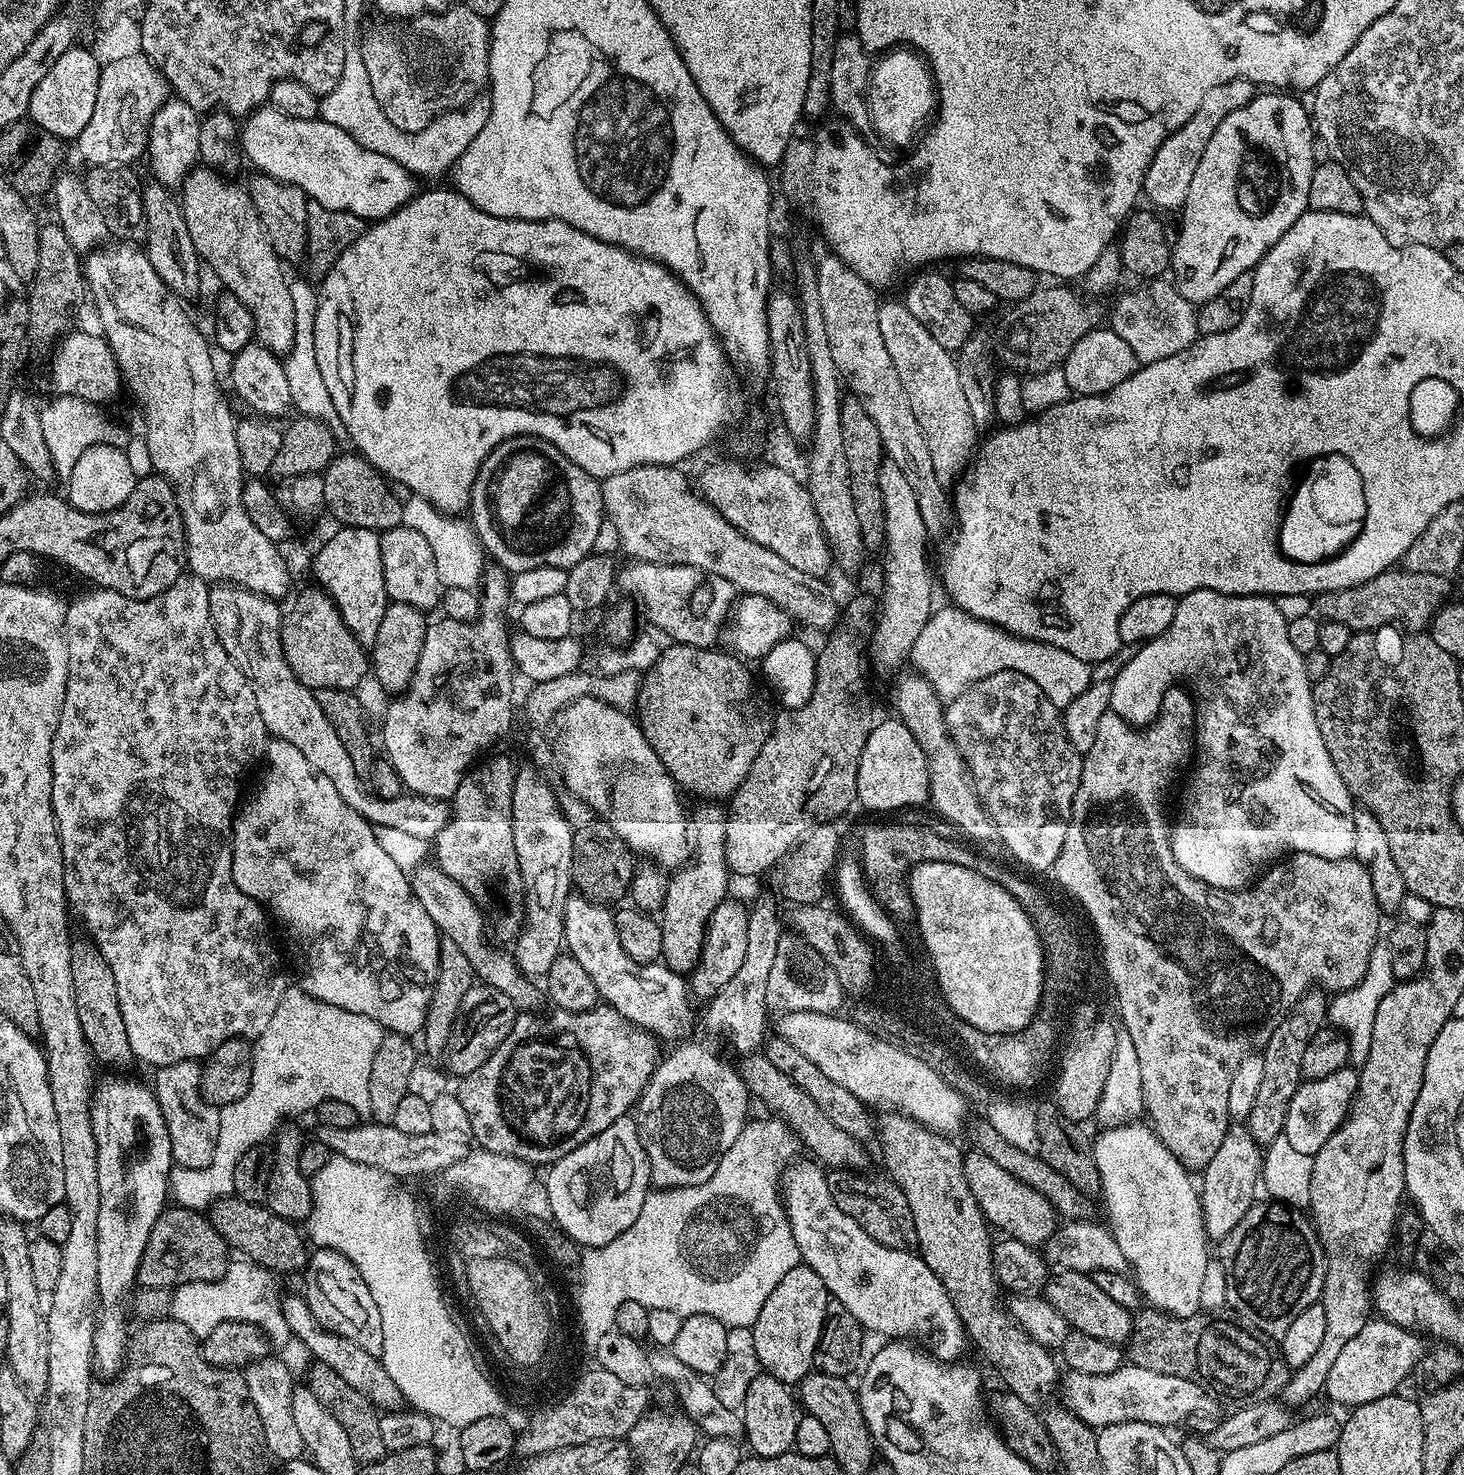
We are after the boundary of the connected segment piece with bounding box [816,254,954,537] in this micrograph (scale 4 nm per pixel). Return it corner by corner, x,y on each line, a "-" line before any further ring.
831,254
819,258
816,272
819,301
822,302
823,321
826,322
834,365
847,387
848,384
852,387
849,388
851,395
857,396
862,406
866,406
866,414
874,418
874,424
882,434
887,459
893,460
902,474
906,474
906,482
914,486
926,530
933,537
940,536
947,528
949,531
954,508
949,493
948,496
944,493
945,485
934,474
928,443
918,426
918,418
914,418
914,410
910,410
906,390
902,390
898,370
894,370
894,358
890,358
890,350
886,350
886,342
882,342
882,326
878,326
881,301
876,300
877,289
854,274
846,262

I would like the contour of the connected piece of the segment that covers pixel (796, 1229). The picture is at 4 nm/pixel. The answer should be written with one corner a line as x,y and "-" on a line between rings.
811,1159
801,1164
792,1162
782,1173
782,1199
784,1209
790,1222
790,1230
794,1234
794,1242
798,1242
798,1250
803,1263
808,1264
822,1278
828,1288
829,1297
836,1300
841,1309
854,1318
869,1333
877,1332
884,1338
912,1338
908,1336
929,1336
932,1339
931,1351
935,1359
941,1362
956,1362
961,1359
964,1347
969,1347
970,1341
964,1331
964,1323
954,1308
954,1302
942,1286
938,1274
926,1266
924,1259
915,1251
907,1248
887,1248
882,1242
874,1242
850,1214
842,1214
838,1210
838,1202
834,1202
832,1191
828,1185
828,1172
819,1163

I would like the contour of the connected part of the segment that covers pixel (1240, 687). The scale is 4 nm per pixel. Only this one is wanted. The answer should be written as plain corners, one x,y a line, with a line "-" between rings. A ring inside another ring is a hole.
1194,590
1193,592
1187,592
1185,596
1179,597
1176,601
1176,609
1174,610
1174,622
1170,622
1170,626
1166,626
1166,630
1158,638
1149,640
1148,643
1140,645
1138,654
1135,654
1134,658
1130,659
1130,662
1126,663
1126,666
1122,667
1122,672
1117,677
1113,678
1112,693
1110,694
1109,709
1116,712
1127,724
1133,726
1147,726
1156,719
1157,714
1160,712
1160,703
1164,701
1164,696
1168,693
1170,688
1177,686
1187,686
1195,701
1196,701
1196,743
1194,745
1194,765
1196,769
1192,772
1192,788
1188,788
1184,792
1184,801
1180,804
1180,817
1175,817
1174,823
1170,828
1170,839
1172,841
1172,853
1174,858
1178,862
1178,866
1182,866
1182,870
1186,870
1186,874
1190,874
1196,880
1201,880
1203,884
1208,885
1209,888
1222,888
1225,892
1235,892
1237,890
1243,890
1253,883
1261,875
1262,869
1265,866
1271,865
1273,862
1279,861
1285,854
1295,854
1297,852
1305,852
1306,854
1318,854
1322,858
1330,858
1331,860
1343,860
1352,856
1354,850
1354,814
1356,808
1354,807
1354,801
1348,792
1348,787
1342,782
1342,778
1338,774
1338,770
1334,766
1334,762
1330,758
1330,754
1326,750
1326,742
1322,742
1322,734
1318,730
1318,722
1314,718
1314,702
1312,701
1312,683
1306,678
1306,666
1304,665
1304,656
1298,654
1298,650
1294,650
1293,644
1290,642
1290,638
1286,635
1288,629
1288,621
1286,618
1282,618
1282,614
1278,610
1275,599
1267,596
1227,596
1221,592
1215,592
1214,590
-
1266,806
1280,806
1280,846
1268,850
1266,848

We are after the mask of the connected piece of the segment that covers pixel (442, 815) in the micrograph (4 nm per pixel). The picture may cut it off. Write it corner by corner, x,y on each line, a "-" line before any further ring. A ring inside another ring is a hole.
223,582
209,587
208,605
212,625
226,654
252,684
254,702
258,702
258,714
262,714
265,729
275,739
290,742
295,749
300,750
302,758
306,758
314,770
330,778
342,802
346,802
350,810
358,810
358,814
362,814
362,818
366,818
369,824
399,829
411,836
435,841
450,815
449,805
445,801
411,794
401,794
396,800
379,800
371,791
363,792
360,789
362,778
354,774
354,762
350,762
346,746
342,746
334,726
330,726
330,718
322,714
322,706
318,706
315,691
302,686
302,682
294,678
290,666
286,666
280,641
281,605
268,596

